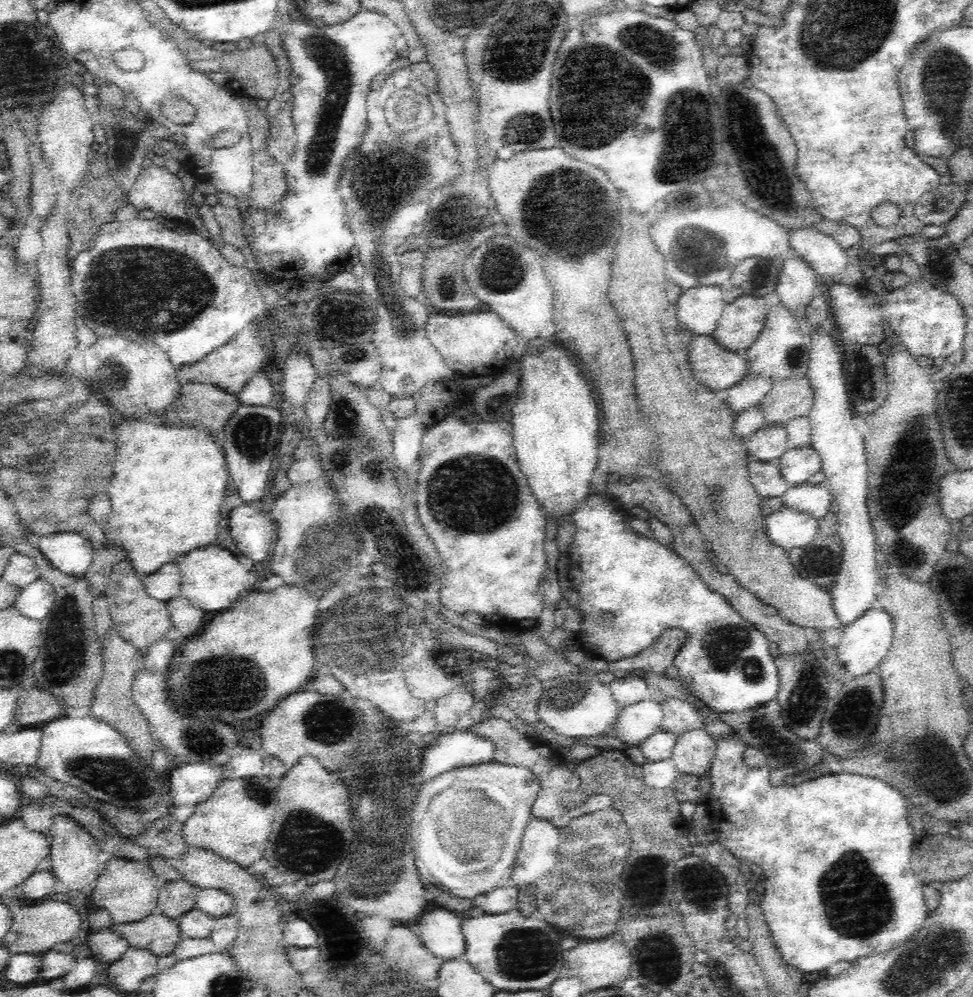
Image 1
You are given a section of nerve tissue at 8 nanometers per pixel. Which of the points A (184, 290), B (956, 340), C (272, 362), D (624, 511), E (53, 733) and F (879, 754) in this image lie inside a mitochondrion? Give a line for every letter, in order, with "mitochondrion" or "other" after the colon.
A: mitochondrion
B: other
C: other
D: other
E: other
F: other

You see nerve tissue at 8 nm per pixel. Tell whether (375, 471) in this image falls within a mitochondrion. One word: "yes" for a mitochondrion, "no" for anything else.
no

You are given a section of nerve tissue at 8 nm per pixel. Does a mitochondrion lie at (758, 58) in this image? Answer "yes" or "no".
no

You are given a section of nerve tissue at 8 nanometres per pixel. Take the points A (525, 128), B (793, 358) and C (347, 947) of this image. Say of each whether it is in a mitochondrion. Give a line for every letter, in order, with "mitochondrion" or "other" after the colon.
A: mitochondrion
B: mitochondrion
C: other

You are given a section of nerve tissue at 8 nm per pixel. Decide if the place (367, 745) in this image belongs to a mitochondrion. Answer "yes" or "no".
yes

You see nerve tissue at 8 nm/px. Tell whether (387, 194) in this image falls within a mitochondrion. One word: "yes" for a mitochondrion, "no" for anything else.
yes

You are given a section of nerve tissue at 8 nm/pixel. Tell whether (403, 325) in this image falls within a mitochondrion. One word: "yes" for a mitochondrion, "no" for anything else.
yes

